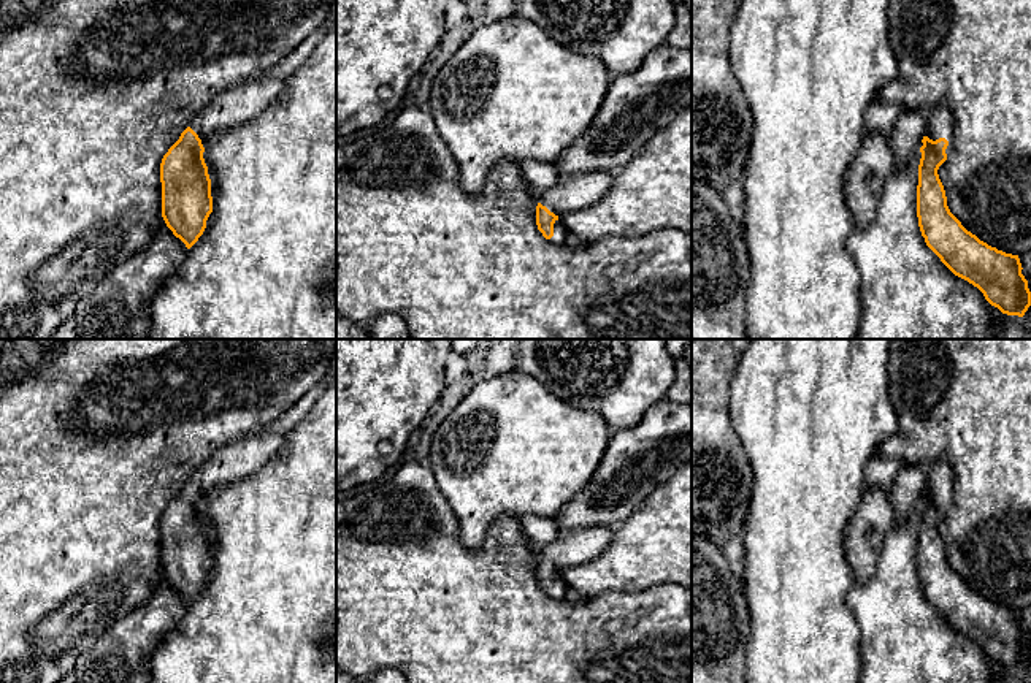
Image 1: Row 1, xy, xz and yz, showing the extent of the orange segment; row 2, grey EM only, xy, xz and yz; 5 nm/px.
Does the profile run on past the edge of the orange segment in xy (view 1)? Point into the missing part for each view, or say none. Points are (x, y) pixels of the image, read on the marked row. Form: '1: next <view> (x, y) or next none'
1: next xy (230, 108)

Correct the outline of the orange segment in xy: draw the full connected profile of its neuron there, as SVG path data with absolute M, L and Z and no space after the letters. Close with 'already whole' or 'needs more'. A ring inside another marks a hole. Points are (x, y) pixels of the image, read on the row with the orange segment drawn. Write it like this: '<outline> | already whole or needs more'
M259 74L214 95L190 120L160 163L162 217L190 249L213 212L211 179L203 158L205 143L262 114L282 92L287 78Z | needs more

